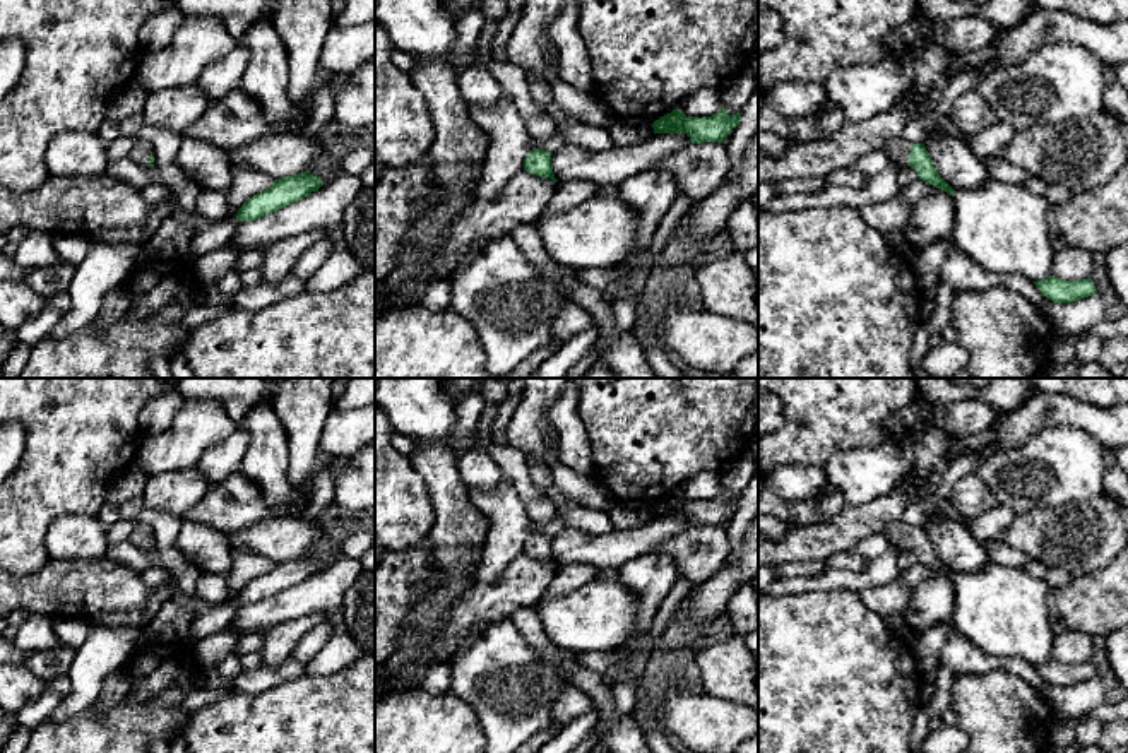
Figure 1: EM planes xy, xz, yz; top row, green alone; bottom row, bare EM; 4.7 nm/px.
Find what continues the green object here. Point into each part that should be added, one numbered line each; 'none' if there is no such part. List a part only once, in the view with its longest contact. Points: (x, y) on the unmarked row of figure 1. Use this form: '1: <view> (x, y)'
1: yz (897, 533)

